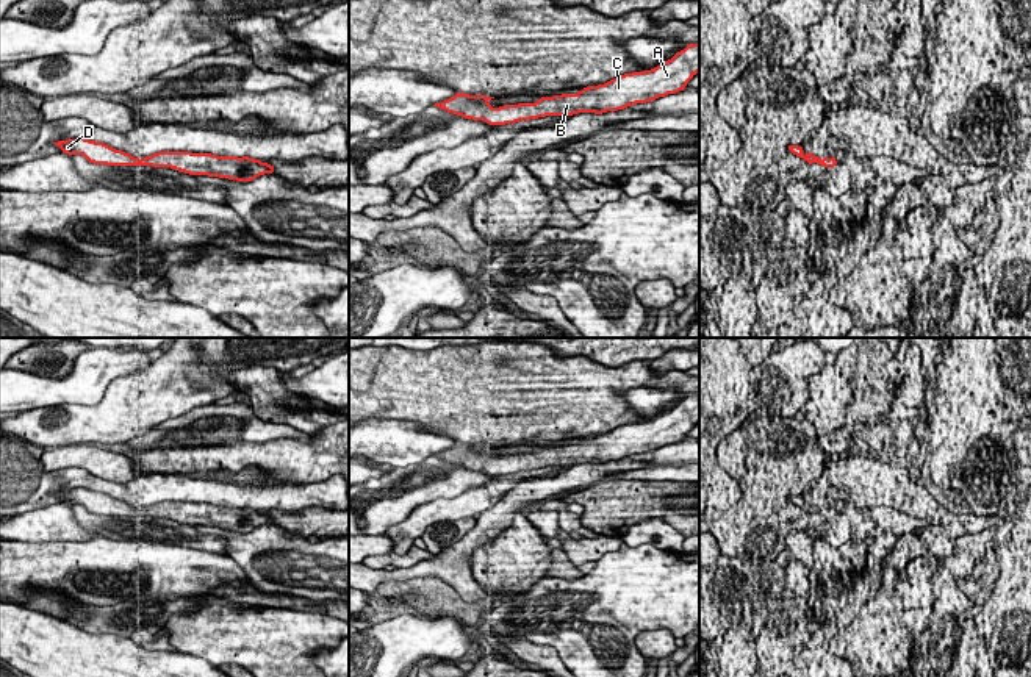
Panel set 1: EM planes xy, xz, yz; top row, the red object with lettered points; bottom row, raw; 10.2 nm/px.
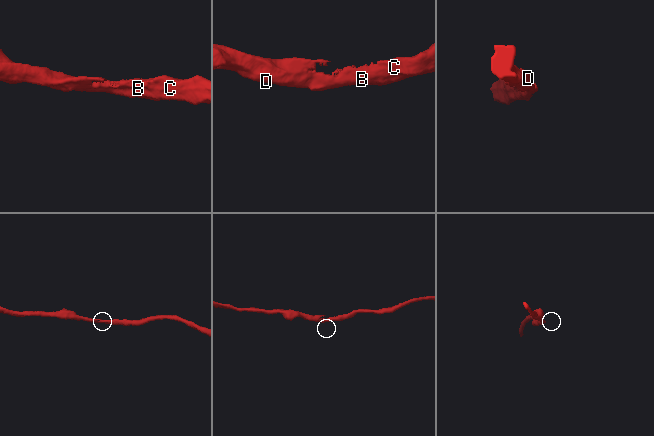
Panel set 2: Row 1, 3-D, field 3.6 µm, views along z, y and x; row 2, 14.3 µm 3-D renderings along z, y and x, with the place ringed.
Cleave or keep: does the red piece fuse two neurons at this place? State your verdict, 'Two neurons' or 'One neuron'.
One neuron

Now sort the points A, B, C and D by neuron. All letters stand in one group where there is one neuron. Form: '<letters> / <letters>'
A B C D

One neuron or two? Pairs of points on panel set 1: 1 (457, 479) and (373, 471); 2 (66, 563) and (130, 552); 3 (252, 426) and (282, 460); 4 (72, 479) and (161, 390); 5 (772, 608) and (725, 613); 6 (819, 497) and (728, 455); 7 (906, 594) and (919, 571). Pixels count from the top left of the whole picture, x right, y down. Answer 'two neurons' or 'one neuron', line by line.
1: two neurons
2: one neuron
3: two neurons
4: two neurons
5: two neurons
6: two neurons
7: one neuron

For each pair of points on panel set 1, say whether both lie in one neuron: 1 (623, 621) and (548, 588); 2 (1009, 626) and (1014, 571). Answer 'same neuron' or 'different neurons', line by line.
1: same neuron
2: same neuron

